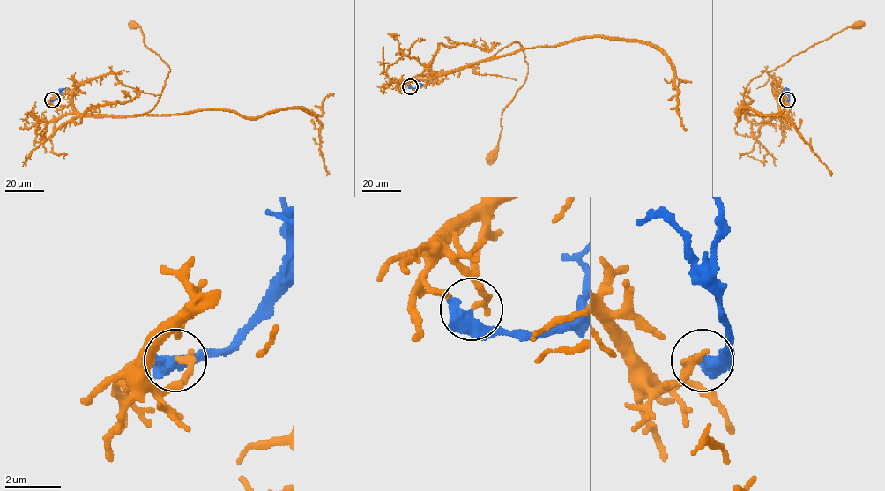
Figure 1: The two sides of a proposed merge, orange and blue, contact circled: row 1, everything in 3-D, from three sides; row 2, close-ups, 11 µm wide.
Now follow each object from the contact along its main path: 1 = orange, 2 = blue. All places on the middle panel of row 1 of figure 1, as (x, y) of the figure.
1: (410, 86), (414, 77), (435, 78), (488, 61), (518, 42), (527, 78), (501, 113), (499, 144), (491, 157)
2: (410, 86), (423, 85)

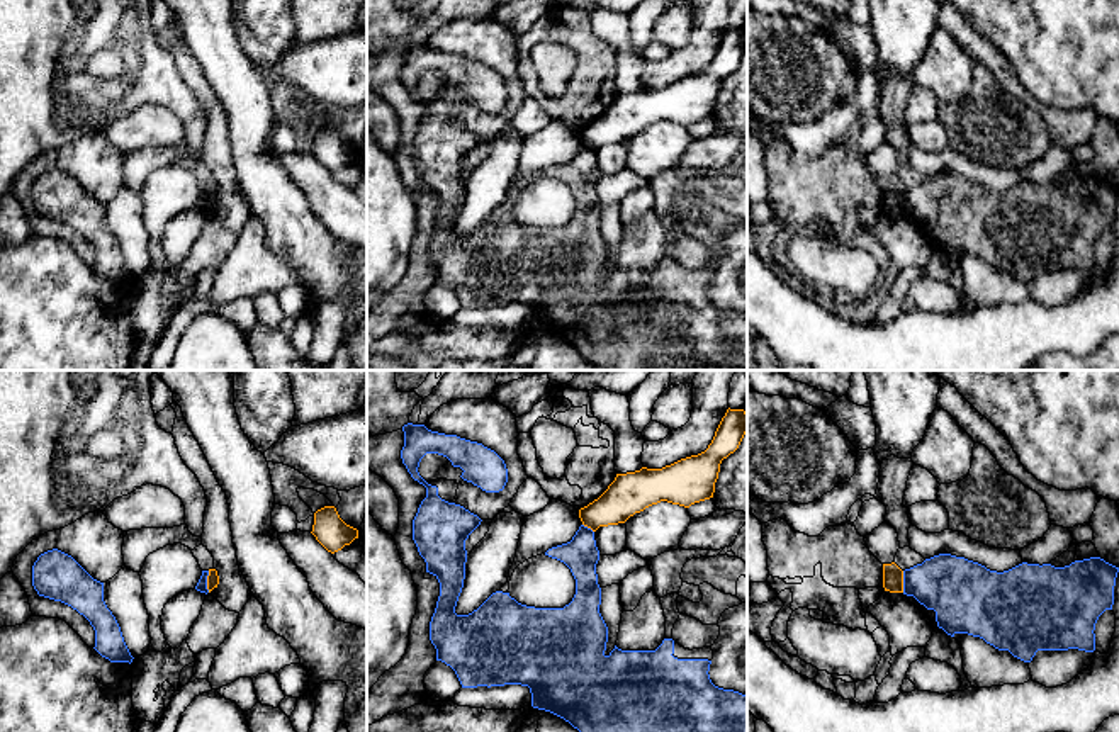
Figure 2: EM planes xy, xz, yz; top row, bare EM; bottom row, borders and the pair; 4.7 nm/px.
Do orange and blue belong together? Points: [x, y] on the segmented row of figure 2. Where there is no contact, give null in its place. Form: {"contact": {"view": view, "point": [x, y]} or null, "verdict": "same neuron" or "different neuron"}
{"contact": {"view": "xy", "point": [208, 581]}, "verdict": "different neuron"}

